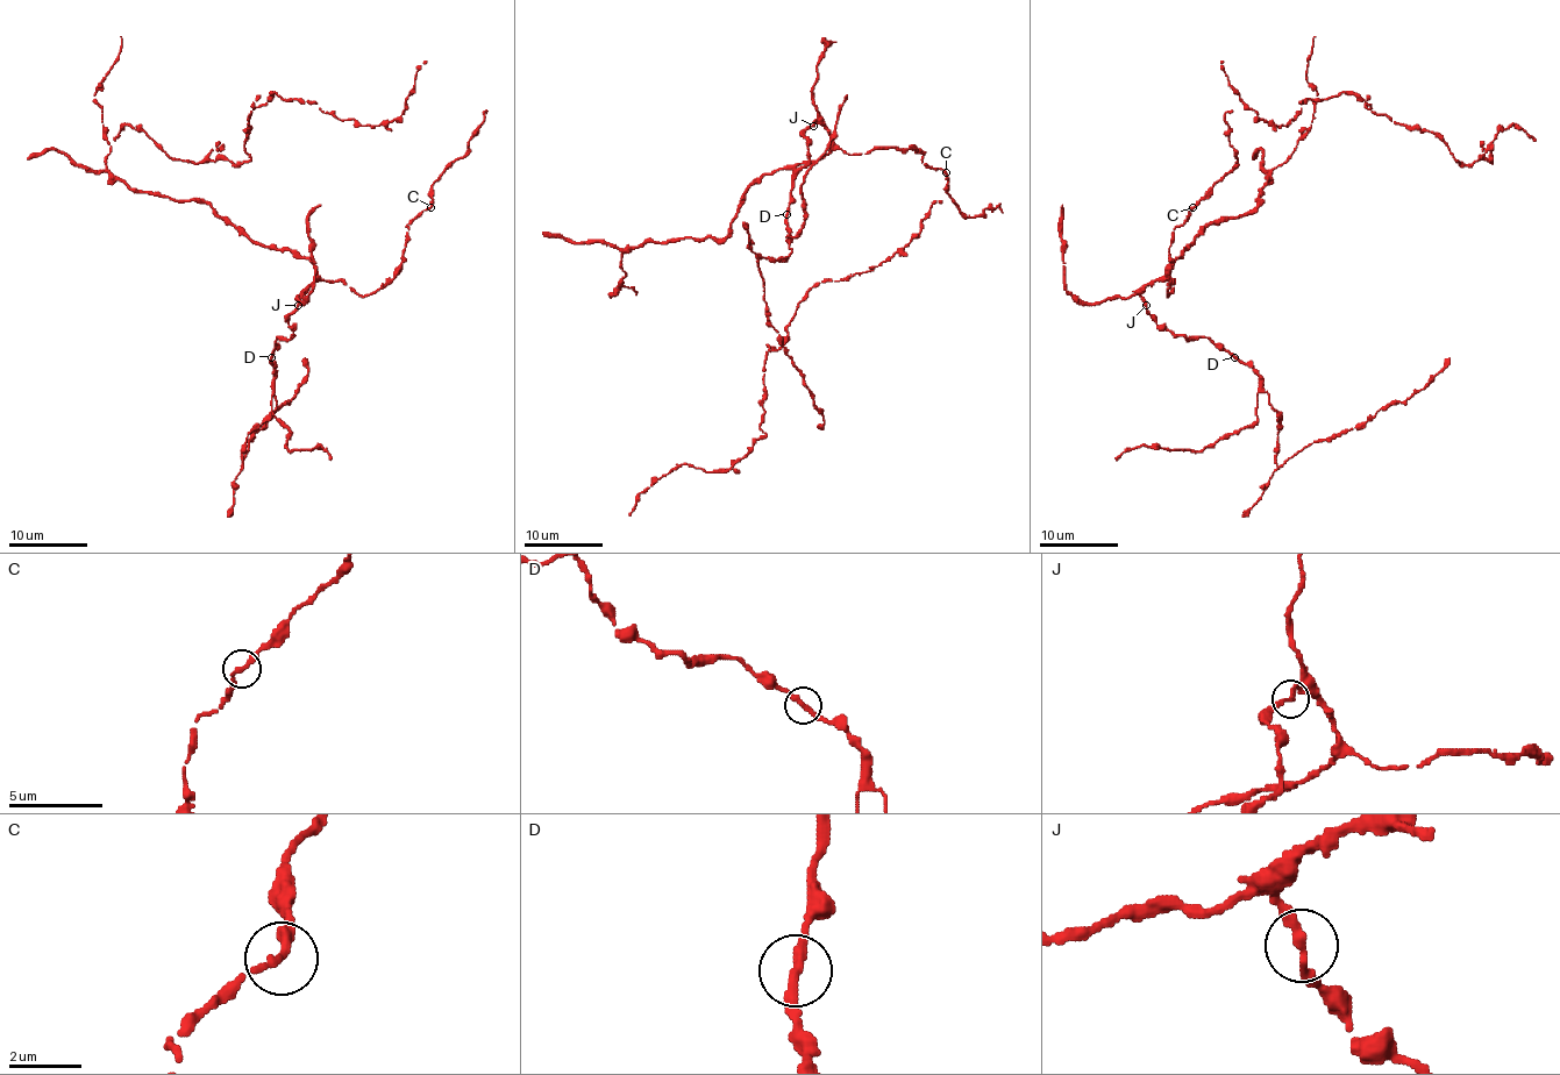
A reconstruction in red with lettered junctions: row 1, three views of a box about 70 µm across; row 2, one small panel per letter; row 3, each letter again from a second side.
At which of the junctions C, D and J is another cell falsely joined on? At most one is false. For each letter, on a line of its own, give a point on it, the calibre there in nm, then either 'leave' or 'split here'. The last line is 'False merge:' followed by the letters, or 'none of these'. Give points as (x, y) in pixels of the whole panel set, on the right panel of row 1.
C: place (1192, 207); calibre 240 nm; leave
D: place (1234, 357); calibre 280 nm; leave
J: place (1146, 305); calibre 240 nm; leave
False merge: none of these

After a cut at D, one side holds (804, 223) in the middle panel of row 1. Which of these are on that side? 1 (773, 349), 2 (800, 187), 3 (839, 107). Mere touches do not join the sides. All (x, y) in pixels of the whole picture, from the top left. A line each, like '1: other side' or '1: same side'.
1: other side
2: same side
3: same side

